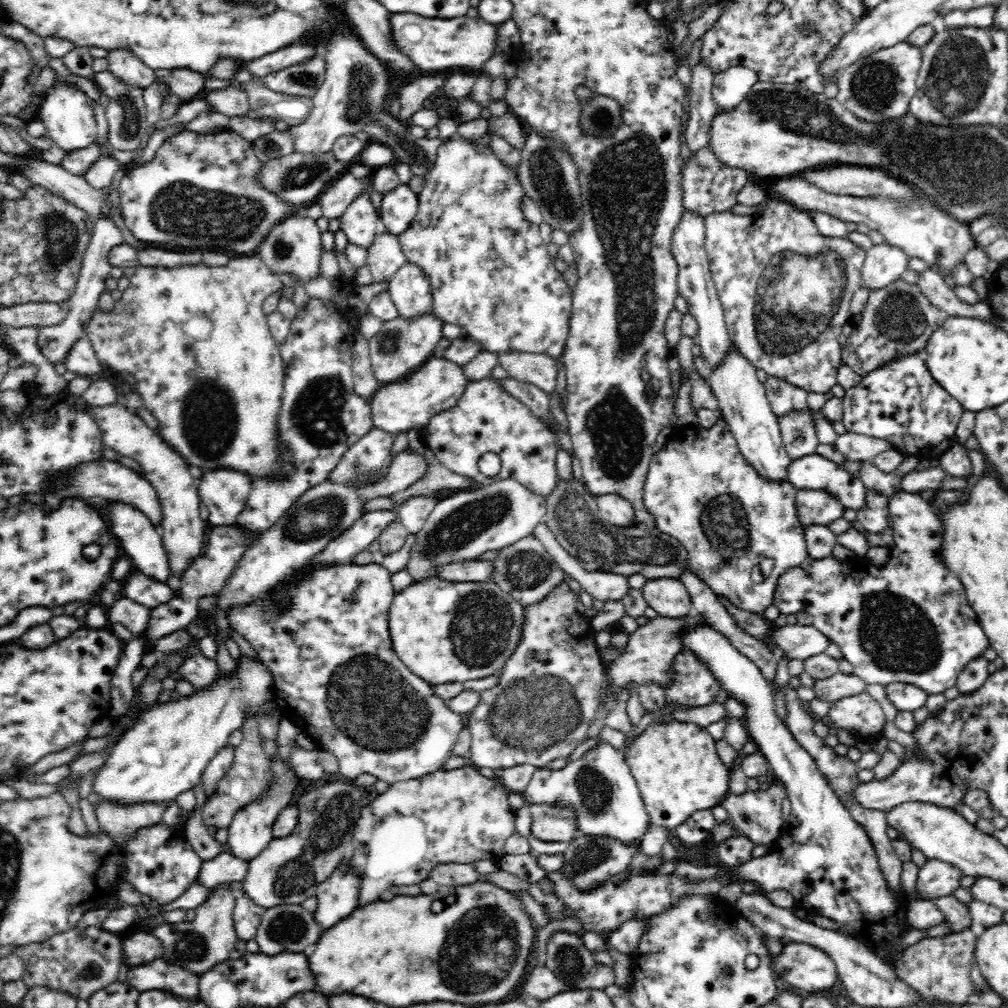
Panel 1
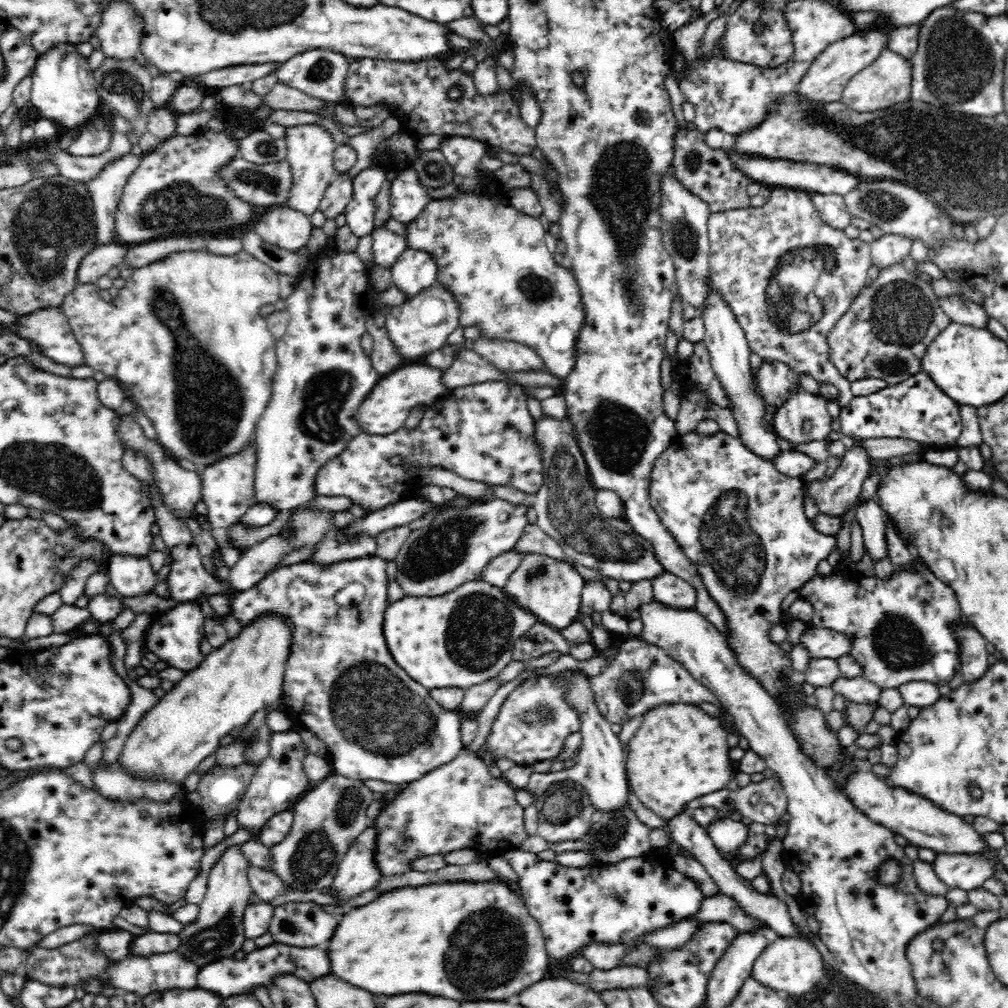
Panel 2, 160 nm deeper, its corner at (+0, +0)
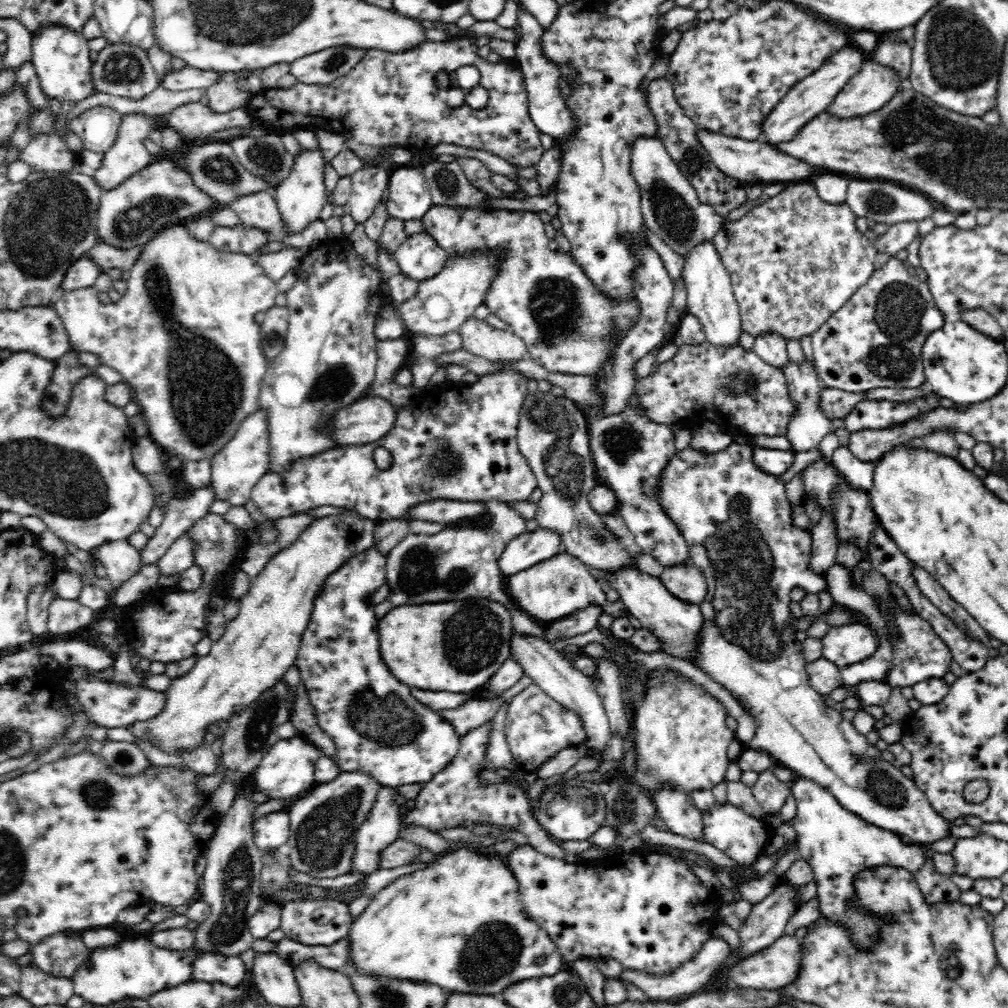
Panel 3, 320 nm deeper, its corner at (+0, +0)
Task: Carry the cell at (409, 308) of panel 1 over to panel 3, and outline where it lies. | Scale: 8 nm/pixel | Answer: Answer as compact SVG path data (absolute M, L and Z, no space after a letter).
M425 231L408 236L394 252L400 270L413 280L422 282L442 270L448 253Z

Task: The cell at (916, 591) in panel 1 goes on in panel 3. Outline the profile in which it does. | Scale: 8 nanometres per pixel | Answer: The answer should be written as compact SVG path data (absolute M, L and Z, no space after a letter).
M896 604L893 606L895 614L896 628L898 628L899 636L891 644L894 652L894 668L890 670L890 674L886 677L886 685L892 689L895 687L906 687L928 681L930 678L943 678L950 672L953 655L948 645L936 634L932 625L924 620L920 615L910 615L904 613L901 606Z

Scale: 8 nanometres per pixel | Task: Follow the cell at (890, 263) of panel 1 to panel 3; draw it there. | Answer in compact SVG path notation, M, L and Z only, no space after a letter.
M912 220L890 225L882 236L873 241L873 246L878 253L896 256L900 250L906 249L910 242L916 238L919 223Z

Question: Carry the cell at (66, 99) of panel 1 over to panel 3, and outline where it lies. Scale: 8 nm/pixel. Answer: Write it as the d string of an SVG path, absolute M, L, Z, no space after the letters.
M44 24L32 32L30 47L35 71L43 94L56 100L83 101L92 95L93 76L91 75L90 47L81 32L70 30L61 24Z

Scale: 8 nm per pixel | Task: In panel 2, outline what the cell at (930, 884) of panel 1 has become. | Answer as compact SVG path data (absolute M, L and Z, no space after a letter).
M984 846L980 852L966 854L937 853L933 869L950 888L972 890L982 887L999 870L1003 850Z

